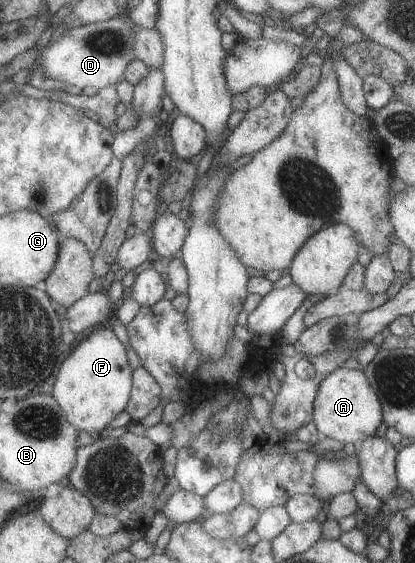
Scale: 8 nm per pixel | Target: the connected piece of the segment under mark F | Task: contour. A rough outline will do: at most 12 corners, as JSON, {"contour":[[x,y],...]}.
{"contour":[[100,326],[65,362],[53,394],[75,427],[105,435],[134,371]]}

